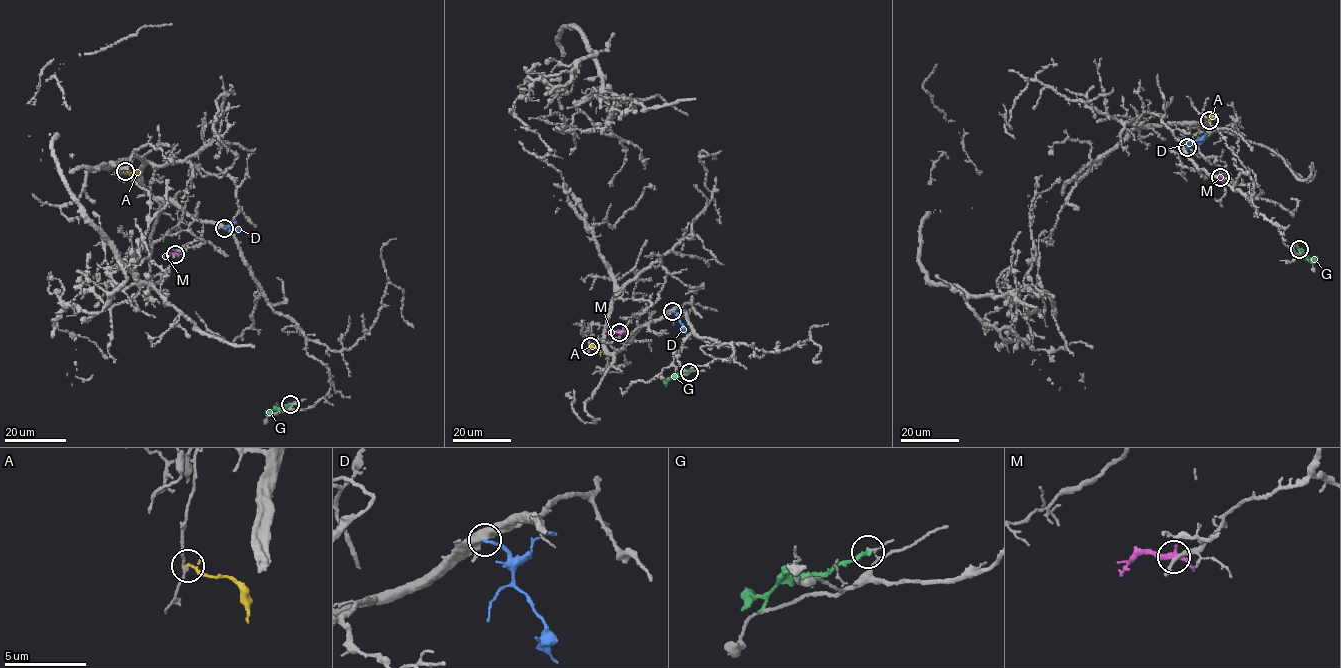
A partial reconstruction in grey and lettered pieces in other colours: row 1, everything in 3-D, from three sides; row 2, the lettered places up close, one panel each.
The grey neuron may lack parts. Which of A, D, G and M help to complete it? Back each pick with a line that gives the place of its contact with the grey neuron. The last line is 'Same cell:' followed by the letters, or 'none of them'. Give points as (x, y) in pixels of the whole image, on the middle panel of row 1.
Same cell: none of them

